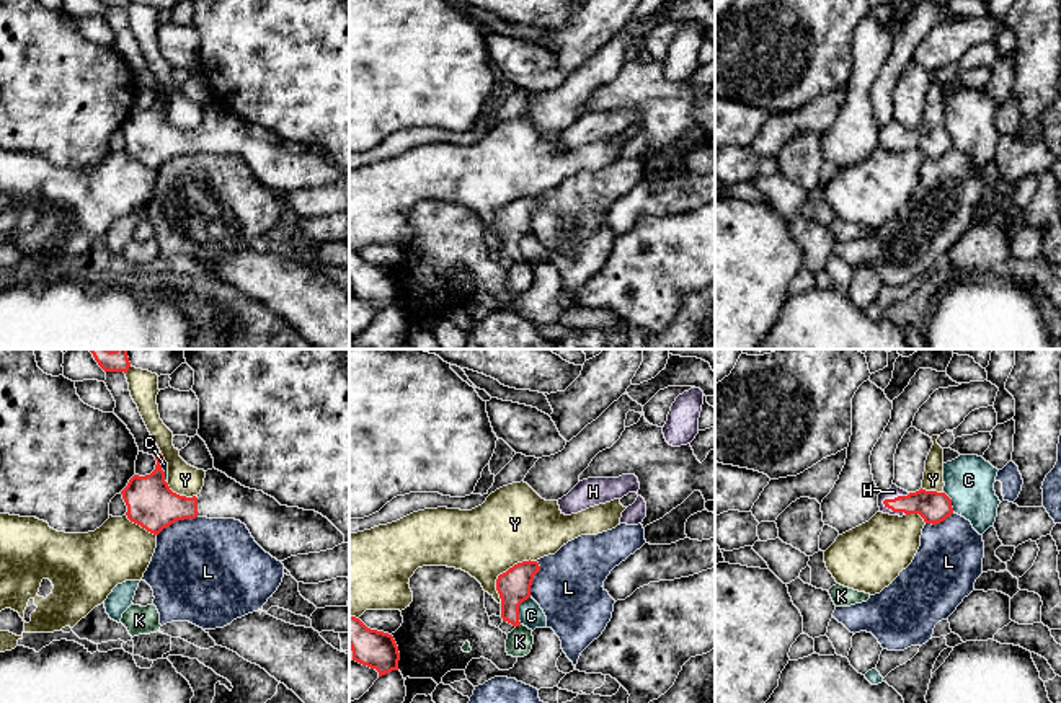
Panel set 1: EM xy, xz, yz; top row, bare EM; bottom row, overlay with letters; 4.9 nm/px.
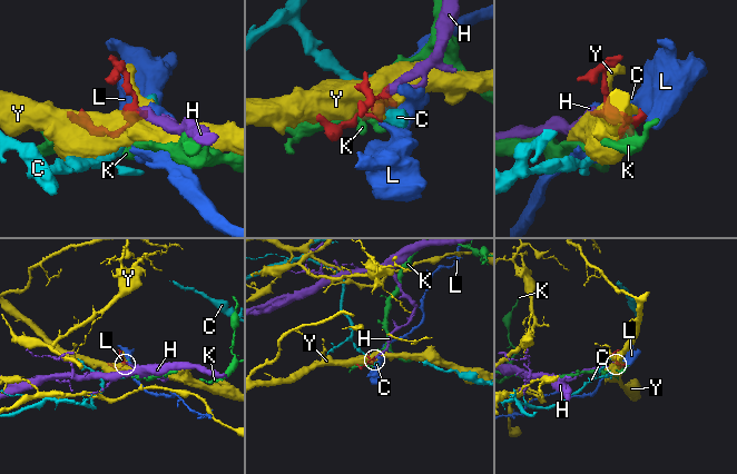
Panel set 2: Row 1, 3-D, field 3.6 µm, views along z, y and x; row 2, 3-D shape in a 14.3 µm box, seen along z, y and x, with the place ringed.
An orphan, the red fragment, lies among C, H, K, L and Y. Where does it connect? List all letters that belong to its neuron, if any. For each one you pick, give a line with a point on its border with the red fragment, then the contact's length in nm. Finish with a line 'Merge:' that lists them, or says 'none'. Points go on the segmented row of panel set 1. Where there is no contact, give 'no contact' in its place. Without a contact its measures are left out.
H: contact yz (895, 498); length 150 nm
Merge: H

